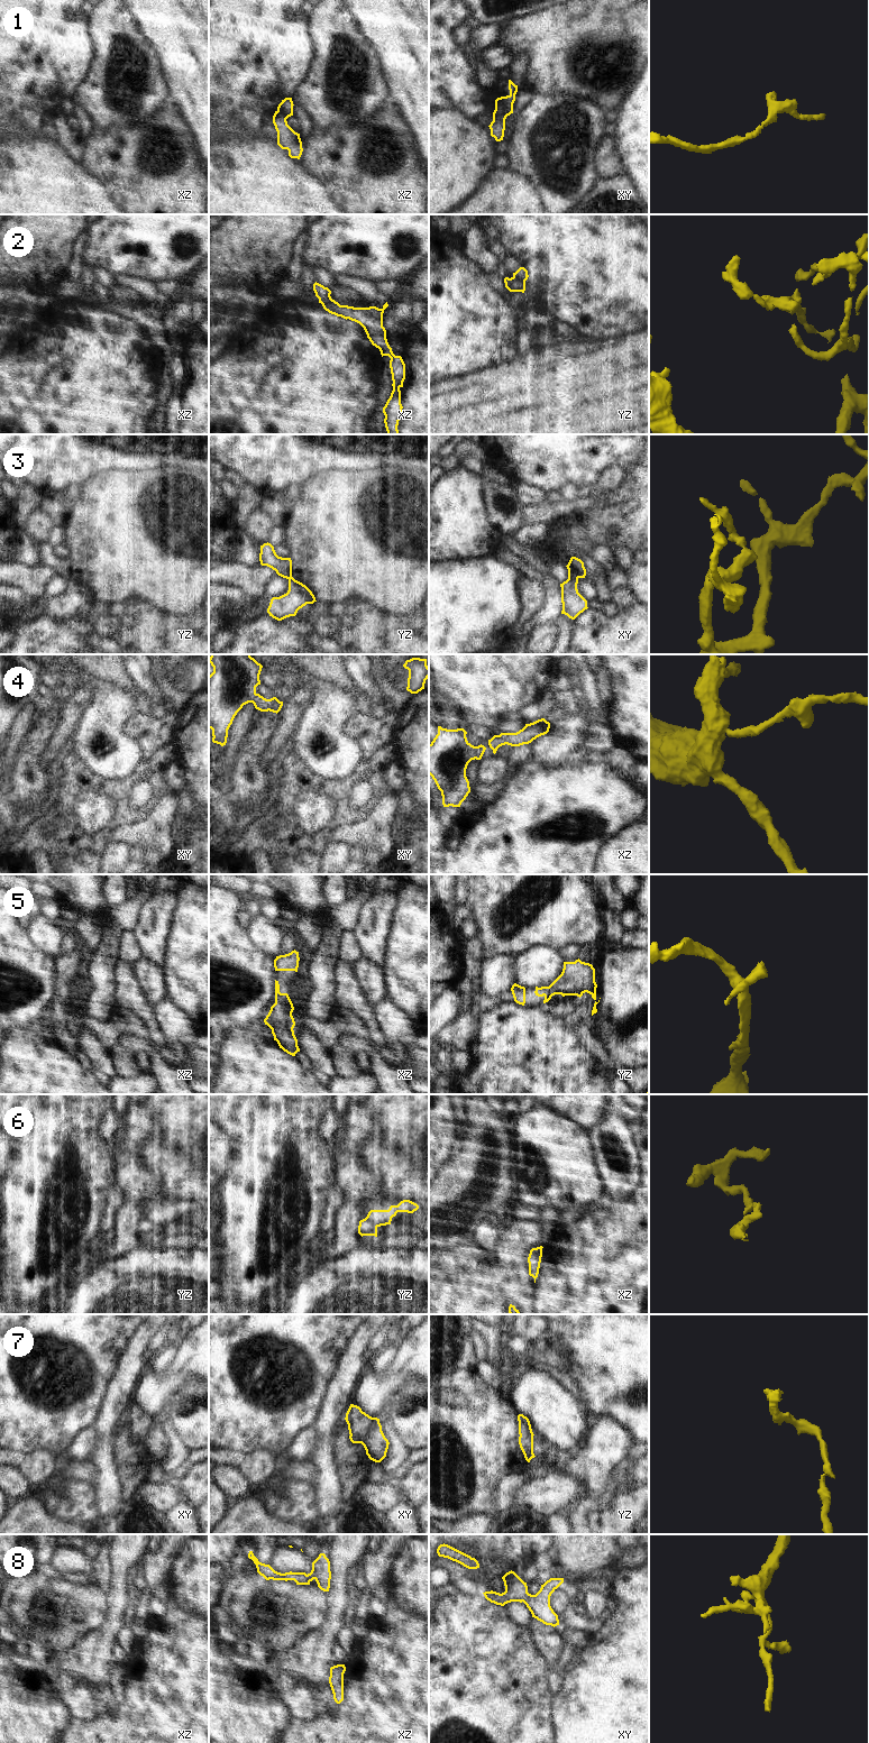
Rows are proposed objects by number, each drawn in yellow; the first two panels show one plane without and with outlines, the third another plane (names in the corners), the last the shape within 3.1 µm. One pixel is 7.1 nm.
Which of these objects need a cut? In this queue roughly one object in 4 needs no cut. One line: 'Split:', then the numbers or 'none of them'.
Split: 1, 2, 3, 6, 7

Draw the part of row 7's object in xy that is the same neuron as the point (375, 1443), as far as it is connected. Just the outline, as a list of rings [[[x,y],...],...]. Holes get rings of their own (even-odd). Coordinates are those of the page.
[[[373,1418],[372,1424],[360,1443],[371,1460],[381,1462],[386,1457],[390,1442],[382,1431],[379,1419]]]

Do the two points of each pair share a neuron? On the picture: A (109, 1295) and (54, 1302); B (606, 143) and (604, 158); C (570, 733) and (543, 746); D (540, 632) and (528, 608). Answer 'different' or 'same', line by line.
A: different
B: same
C: same
D: different

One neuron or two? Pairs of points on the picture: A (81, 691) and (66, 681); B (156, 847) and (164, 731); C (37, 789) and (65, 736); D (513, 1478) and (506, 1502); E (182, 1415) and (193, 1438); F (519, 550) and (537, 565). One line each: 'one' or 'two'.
A: two
B: two
C: two
D: one
E: one
F: one

